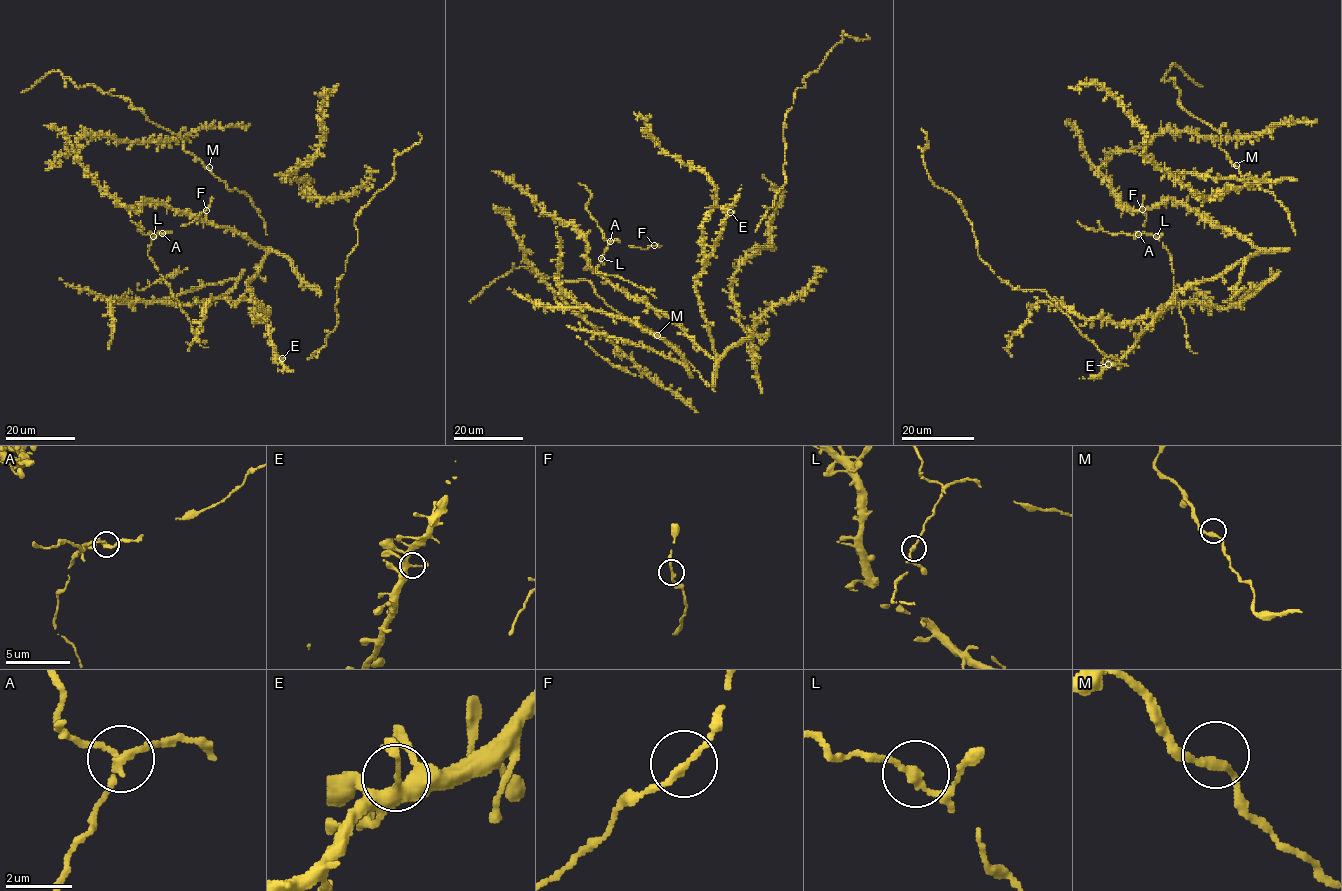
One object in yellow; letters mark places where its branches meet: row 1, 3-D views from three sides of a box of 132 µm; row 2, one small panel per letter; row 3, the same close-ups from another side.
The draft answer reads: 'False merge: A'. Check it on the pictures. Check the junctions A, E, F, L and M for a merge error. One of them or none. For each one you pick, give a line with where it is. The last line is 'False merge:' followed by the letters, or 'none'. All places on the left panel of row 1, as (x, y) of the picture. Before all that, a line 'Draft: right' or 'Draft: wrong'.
Draft: right
A: Place: (162, 233)
False merge: A

